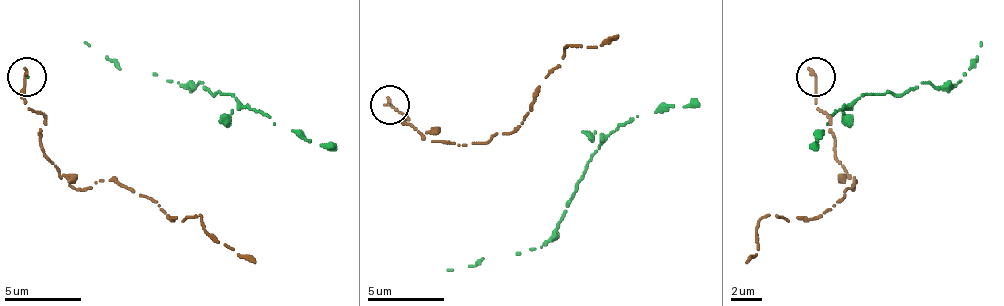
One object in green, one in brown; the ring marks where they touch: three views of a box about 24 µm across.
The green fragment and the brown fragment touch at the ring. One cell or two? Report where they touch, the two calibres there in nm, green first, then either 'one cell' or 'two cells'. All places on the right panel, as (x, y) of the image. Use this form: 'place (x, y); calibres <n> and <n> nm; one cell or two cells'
place (816, 77); calibres 70 and 280 nm; one cell

